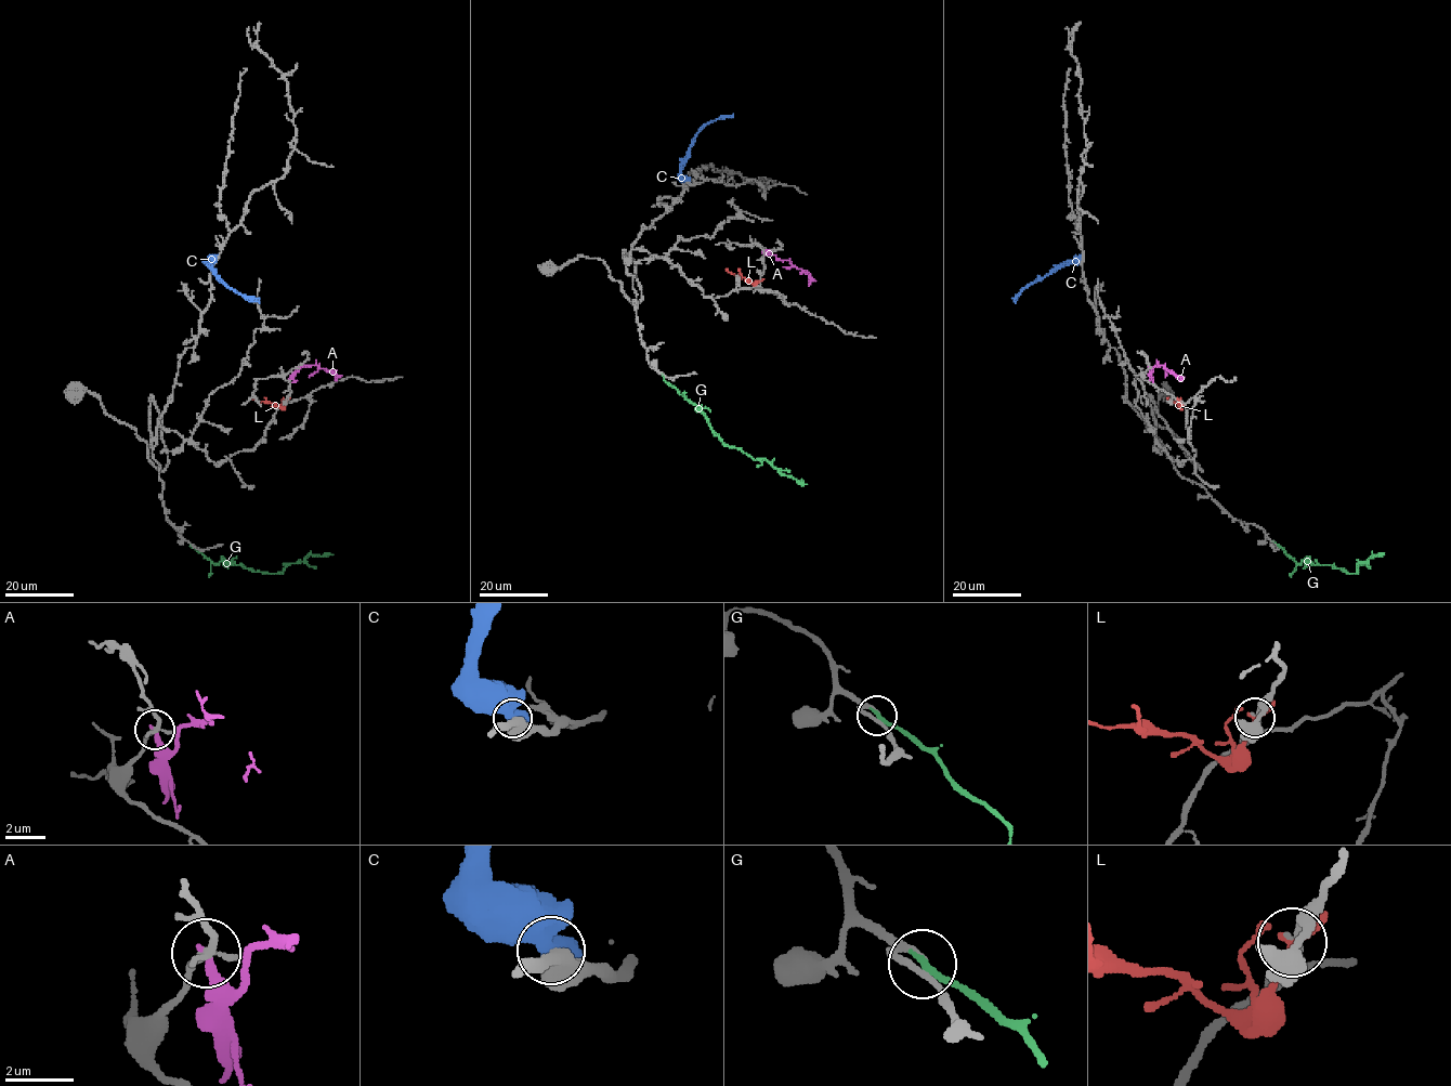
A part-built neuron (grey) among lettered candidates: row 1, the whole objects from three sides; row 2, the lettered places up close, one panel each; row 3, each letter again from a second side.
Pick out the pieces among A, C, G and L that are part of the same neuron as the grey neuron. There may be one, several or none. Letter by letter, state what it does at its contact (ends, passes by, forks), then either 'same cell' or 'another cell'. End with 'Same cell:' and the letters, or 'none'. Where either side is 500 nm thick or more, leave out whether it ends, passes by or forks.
A: it ends there; another cell
C: another cell
G: it ends there; same cell
L: it passes by; another cell
Same cell: G

